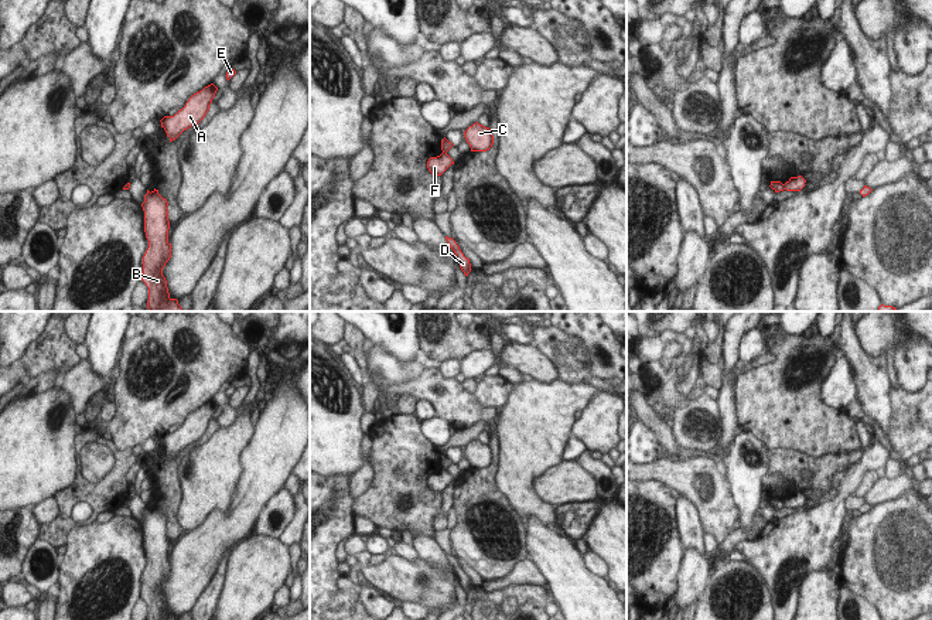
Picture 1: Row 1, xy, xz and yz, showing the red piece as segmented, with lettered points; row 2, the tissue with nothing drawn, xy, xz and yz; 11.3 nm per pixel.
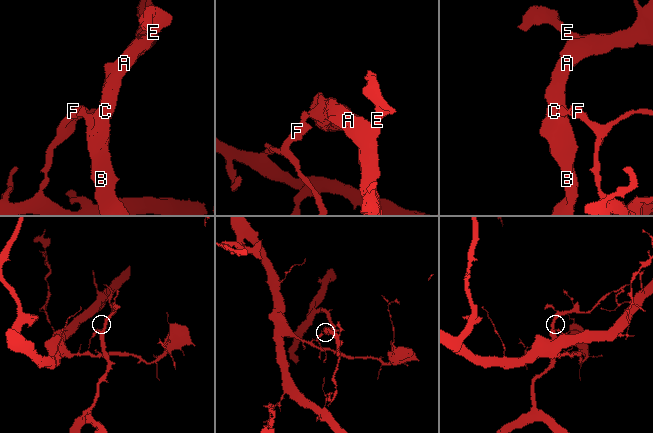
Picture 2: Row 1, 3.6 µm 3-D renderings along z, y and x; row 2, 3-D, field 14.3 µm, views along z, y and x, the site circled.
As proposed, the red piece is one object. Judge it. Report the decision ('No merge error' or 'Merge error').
Merge error

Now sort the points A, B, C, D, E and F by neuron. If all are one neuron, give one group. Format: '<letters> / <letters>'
A B C E / D F

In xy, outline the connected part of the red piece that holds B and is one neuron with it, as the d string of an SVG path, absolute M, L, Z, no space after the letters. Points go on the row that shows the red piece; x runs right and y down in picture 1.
M147 190L144 202L144 232L148 248L143 256L141 280L148 287L147 309L150 311L184 311L177 299L171 299L163 268L171 258L171 243L168 242L168 202L158 194Z

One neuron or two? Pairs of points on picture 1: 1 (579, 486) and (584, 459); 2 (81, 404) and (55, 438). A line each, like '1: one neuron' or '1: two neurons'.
1: two neurons
2: two neurons

